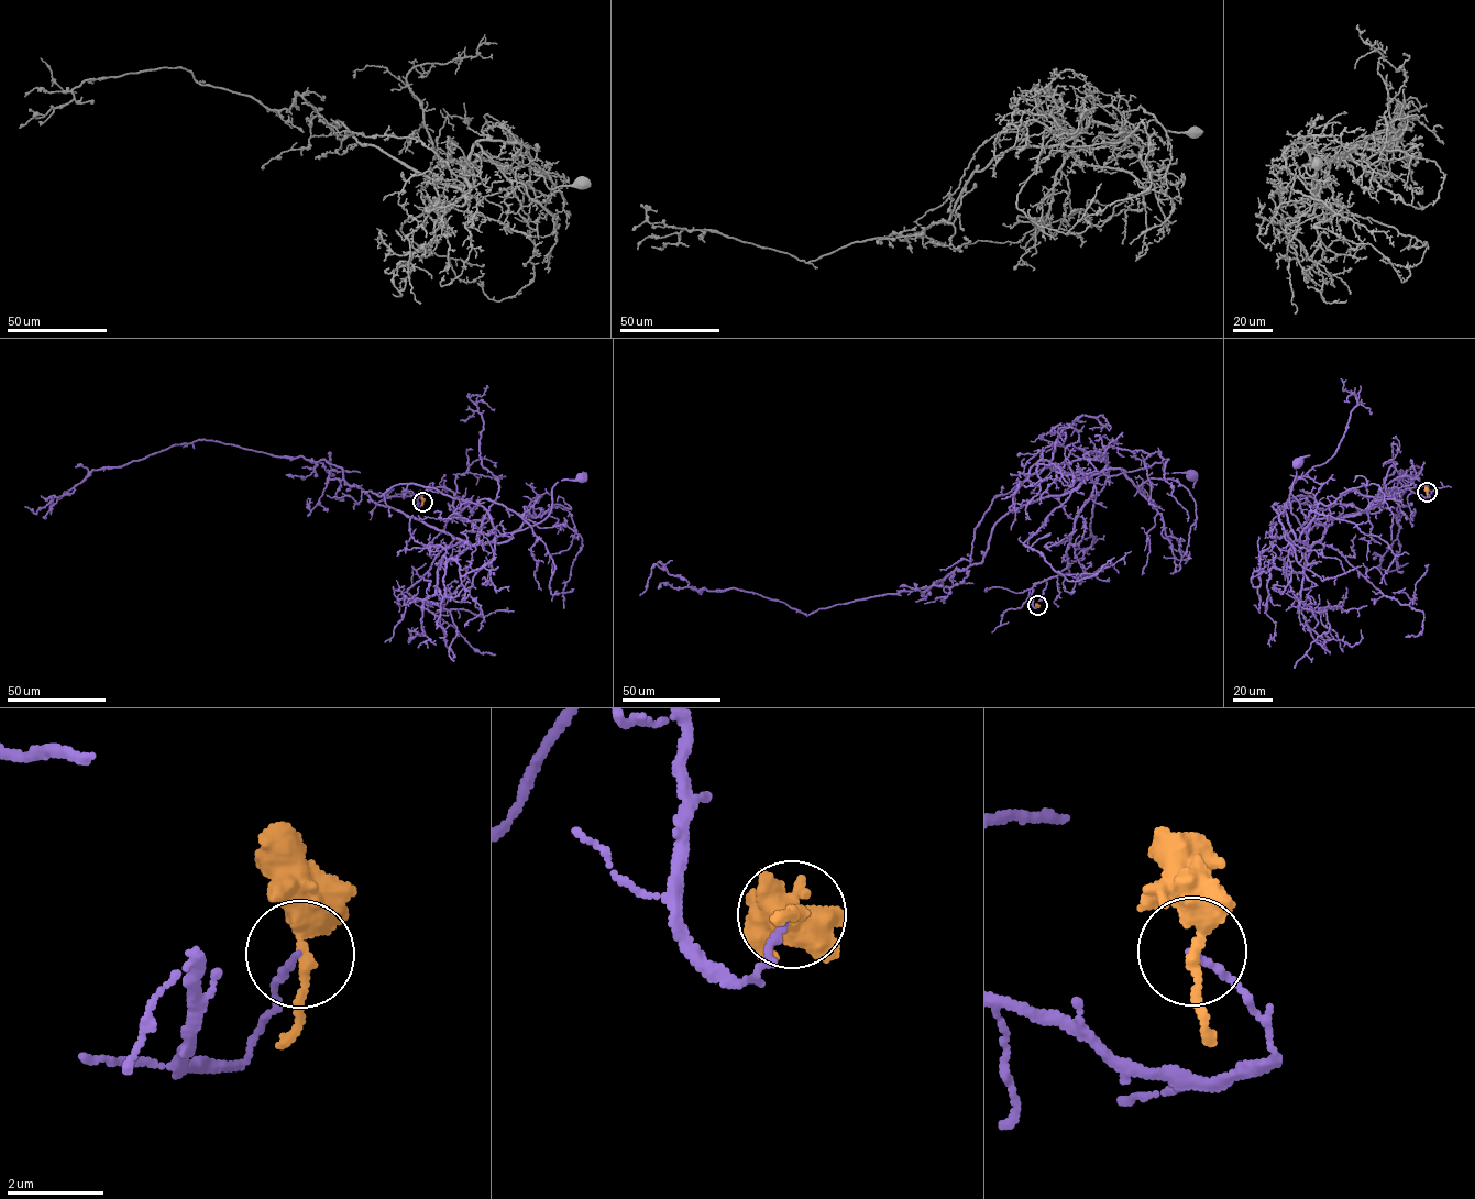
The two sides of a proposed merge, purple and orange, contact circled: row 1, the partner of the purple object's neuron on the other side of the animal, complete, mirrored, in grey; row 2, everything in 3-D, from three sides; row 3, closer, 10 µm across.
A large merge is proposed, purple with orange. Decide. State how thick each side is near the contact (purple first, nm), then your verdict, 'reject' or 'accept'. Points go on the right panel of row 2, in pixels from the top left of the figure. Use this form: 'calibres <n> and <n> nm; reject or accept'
calibres 130 and 300 nm; reject

